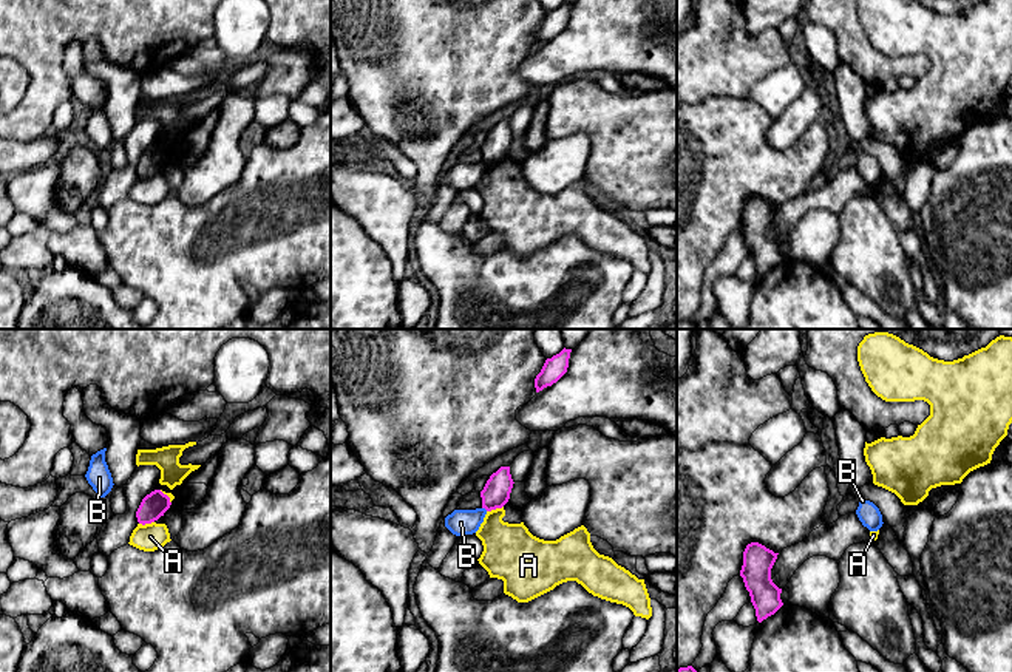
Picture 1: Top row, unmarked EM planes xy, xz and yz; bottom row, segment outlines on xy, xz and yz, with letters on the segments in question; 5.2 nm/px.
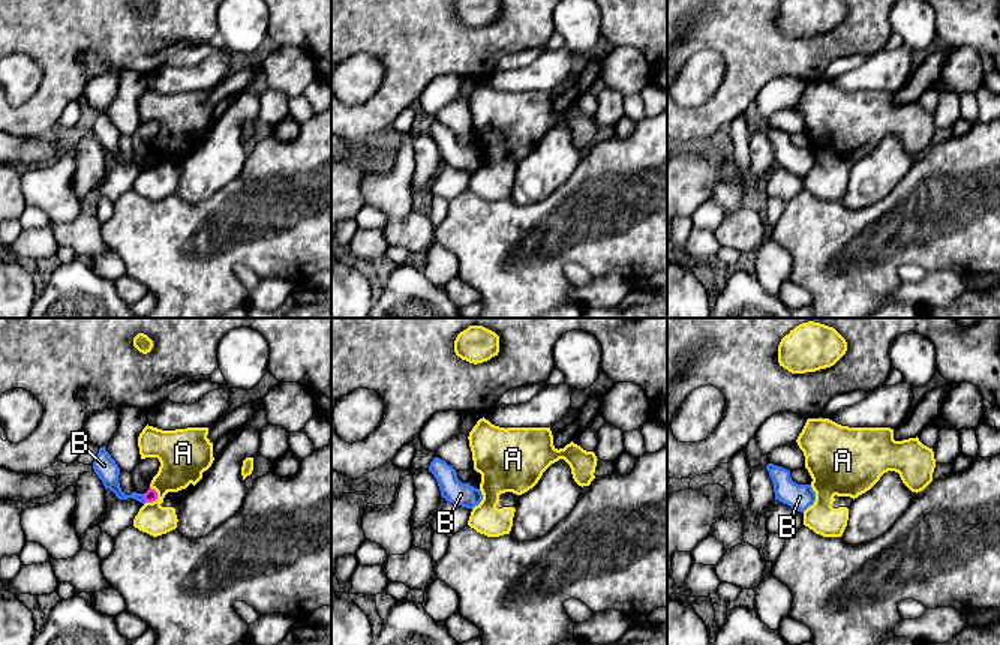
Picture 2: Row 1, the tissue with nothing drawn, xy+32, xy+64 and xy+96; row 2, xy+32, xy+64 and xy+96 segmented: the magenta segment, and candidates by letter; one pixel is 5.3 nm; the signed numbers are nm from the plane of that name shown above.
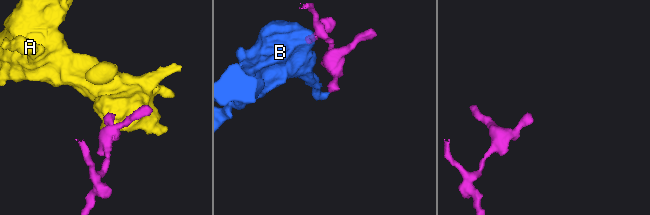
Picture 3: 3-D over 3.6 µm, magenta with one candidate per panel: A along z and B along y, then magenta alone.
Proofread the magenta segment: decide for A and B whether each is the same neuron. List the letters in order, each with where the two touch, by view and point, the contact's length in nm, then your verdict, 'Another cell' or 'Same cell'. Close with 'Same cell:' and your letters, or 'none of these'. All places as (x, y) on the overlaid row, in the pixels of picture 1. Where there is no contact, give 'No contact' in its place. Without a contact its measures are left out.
A: Touches magenta at xz (495, 509). Shared border 90 nm. Another cell
B: Touches magenta at xz (485, 509). Shared border 40 nm. Another cell
Same cell: none of these

